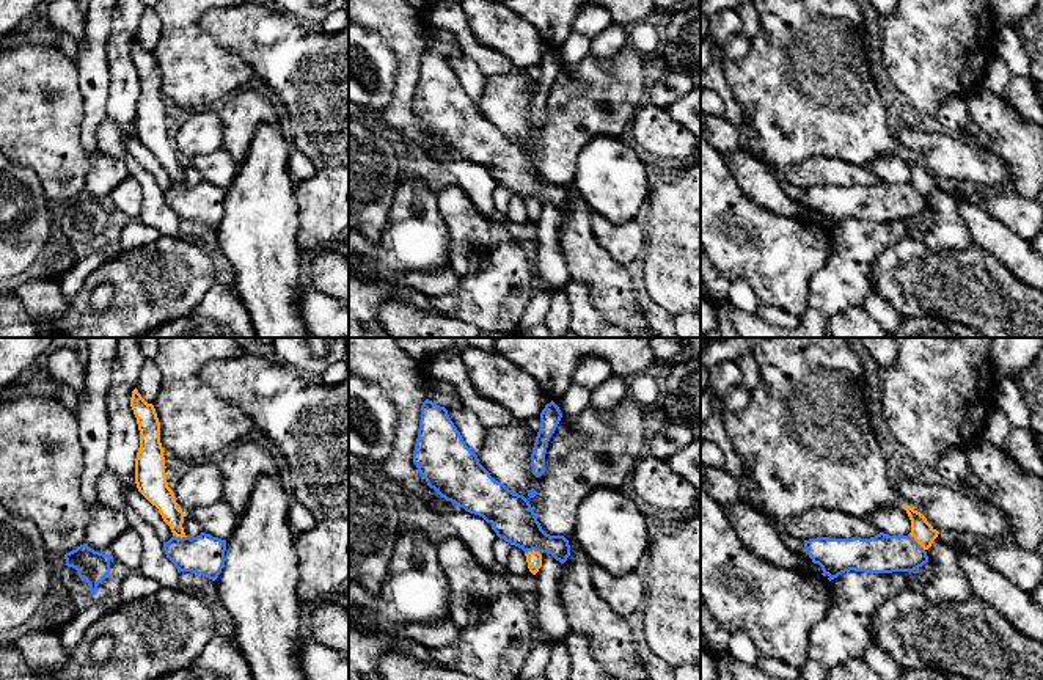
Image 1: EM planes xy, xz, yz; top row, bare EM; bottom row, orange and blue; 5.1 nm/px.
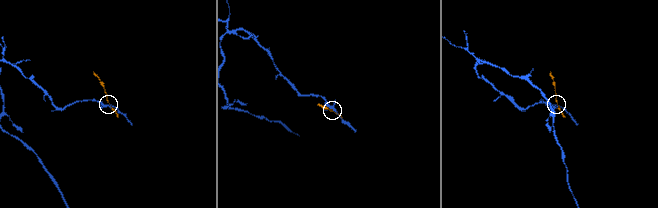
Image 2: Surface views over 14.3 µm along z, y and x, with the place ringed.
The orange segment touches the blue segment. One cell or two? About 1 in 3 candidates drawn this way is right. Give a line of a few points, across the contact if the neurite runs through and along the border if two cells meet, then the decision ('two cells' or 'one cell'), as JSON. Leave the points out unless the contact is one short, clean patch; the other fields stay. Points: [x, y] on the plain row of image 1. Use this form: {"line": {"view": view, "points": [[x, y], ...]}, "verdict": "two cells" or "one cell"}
{"verdict": "two cells"}

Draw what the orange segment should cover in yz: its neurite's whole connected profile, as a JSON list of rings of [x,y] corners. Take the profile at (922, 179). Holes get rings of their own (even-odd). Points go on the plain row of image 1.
[[[905,152],[905,159],[911,168],[909,184],[924,196],[928,198],[933,188],[938,185],[938,179],[927,170],[927,166]]]

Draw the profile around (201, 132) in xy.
[[[212,108],[195,110],[173,138],[177,155],[188,163],[190,159],[209,154],[223,146],[223,124]]]

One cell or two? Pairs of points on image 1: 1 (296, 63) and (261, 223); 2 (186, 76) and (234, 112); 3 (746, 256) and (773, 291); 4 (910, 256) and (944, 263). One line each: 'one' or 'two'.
1: two
2: two
3: one
4: one

